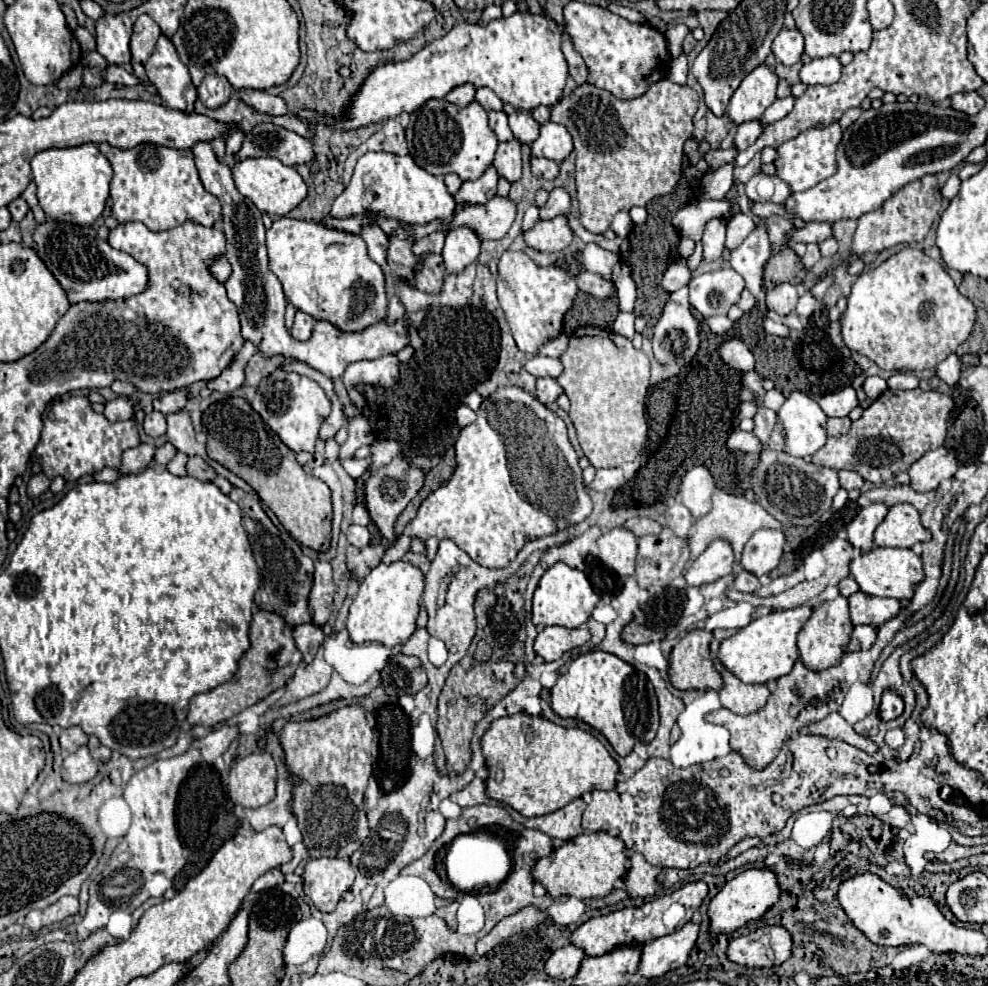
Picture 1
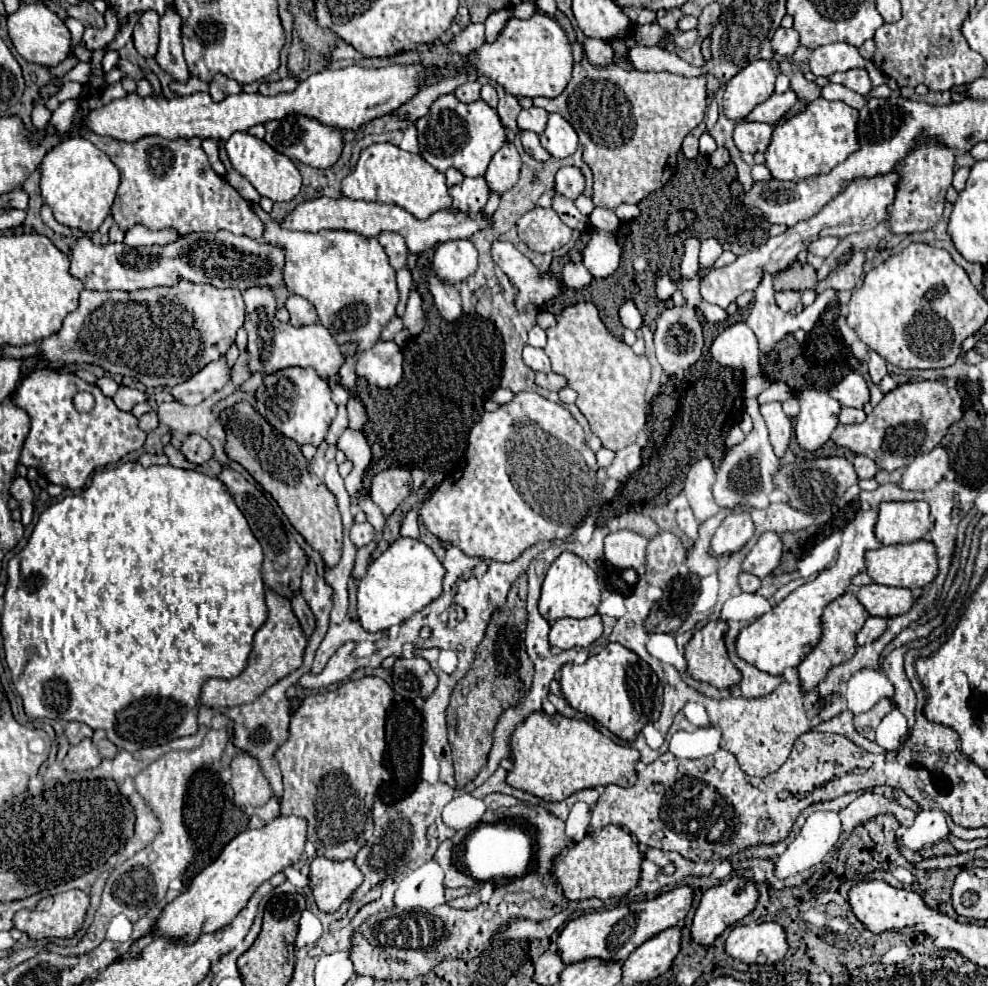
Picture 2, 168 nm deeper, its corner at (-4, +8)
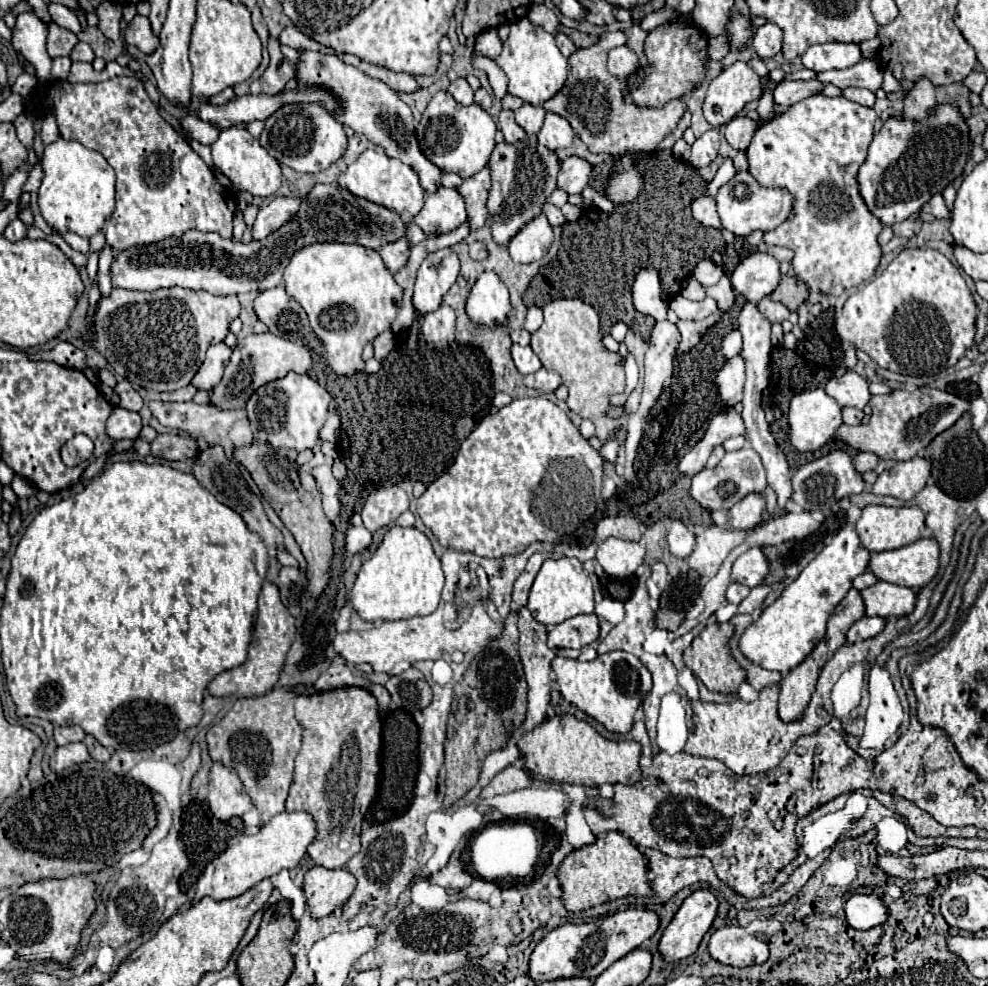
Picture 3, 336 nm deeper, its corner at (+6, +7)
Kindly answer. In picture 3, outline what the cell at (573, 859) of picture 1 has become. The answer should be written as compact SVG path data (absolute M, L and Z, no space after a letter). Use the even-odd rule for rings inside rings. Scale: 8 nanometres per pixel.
M609 831L607 835L599 835L593 845L575 849L559 867L557 879L563 889L563 905L567 911L573 911L573 913L579 913L627 895L635 895L635 897L655 895L647 879L645 855L619 831Z

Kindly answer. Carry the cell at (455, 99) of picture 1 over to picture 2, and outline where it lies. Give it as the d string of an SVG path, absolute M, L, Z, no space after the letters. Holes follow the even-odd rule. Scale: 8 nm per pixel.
M469 80L465 84L461 84L457 90L455 90L455 96L465 102L465 104L471 104L475 100L481 98L481 82L479 80Z

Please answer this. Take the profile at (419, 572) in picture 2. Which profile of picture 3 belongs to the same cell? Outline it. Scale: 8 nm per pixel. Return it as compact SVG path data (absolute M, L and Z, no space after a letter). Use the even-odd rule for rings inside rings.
M417 527L387 529L375 555L361 565L357 581L351 591L355 611L367 619L407 619L413 615L429 615L437 609L445 577L439 557L433 553L431 541Z

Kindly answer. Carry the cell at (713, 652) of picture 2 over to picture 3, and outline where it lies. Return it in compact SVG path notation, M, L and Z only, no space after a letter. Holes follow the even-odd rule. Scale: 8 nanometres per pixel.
M713 623L707 625L699 637L693 639L691 647L685 651L683 659L685 665L697 675L697 679L701 679L705 683L707 689L711 691L719 691L719 693L737 693L737 687L745 681L745 669L731 657L731 649L729 649L729 639L733 637L735 627L731 623Z

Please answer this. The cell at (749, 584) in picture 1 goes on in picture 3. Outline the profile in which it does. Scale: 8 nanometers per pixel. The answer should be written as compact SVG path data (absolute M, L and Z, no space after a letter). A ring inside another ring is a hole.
M731 583L727 589L727 601L735 603L735 605L739 605L747 595L749 595L749 587L739 585L739 583Z

